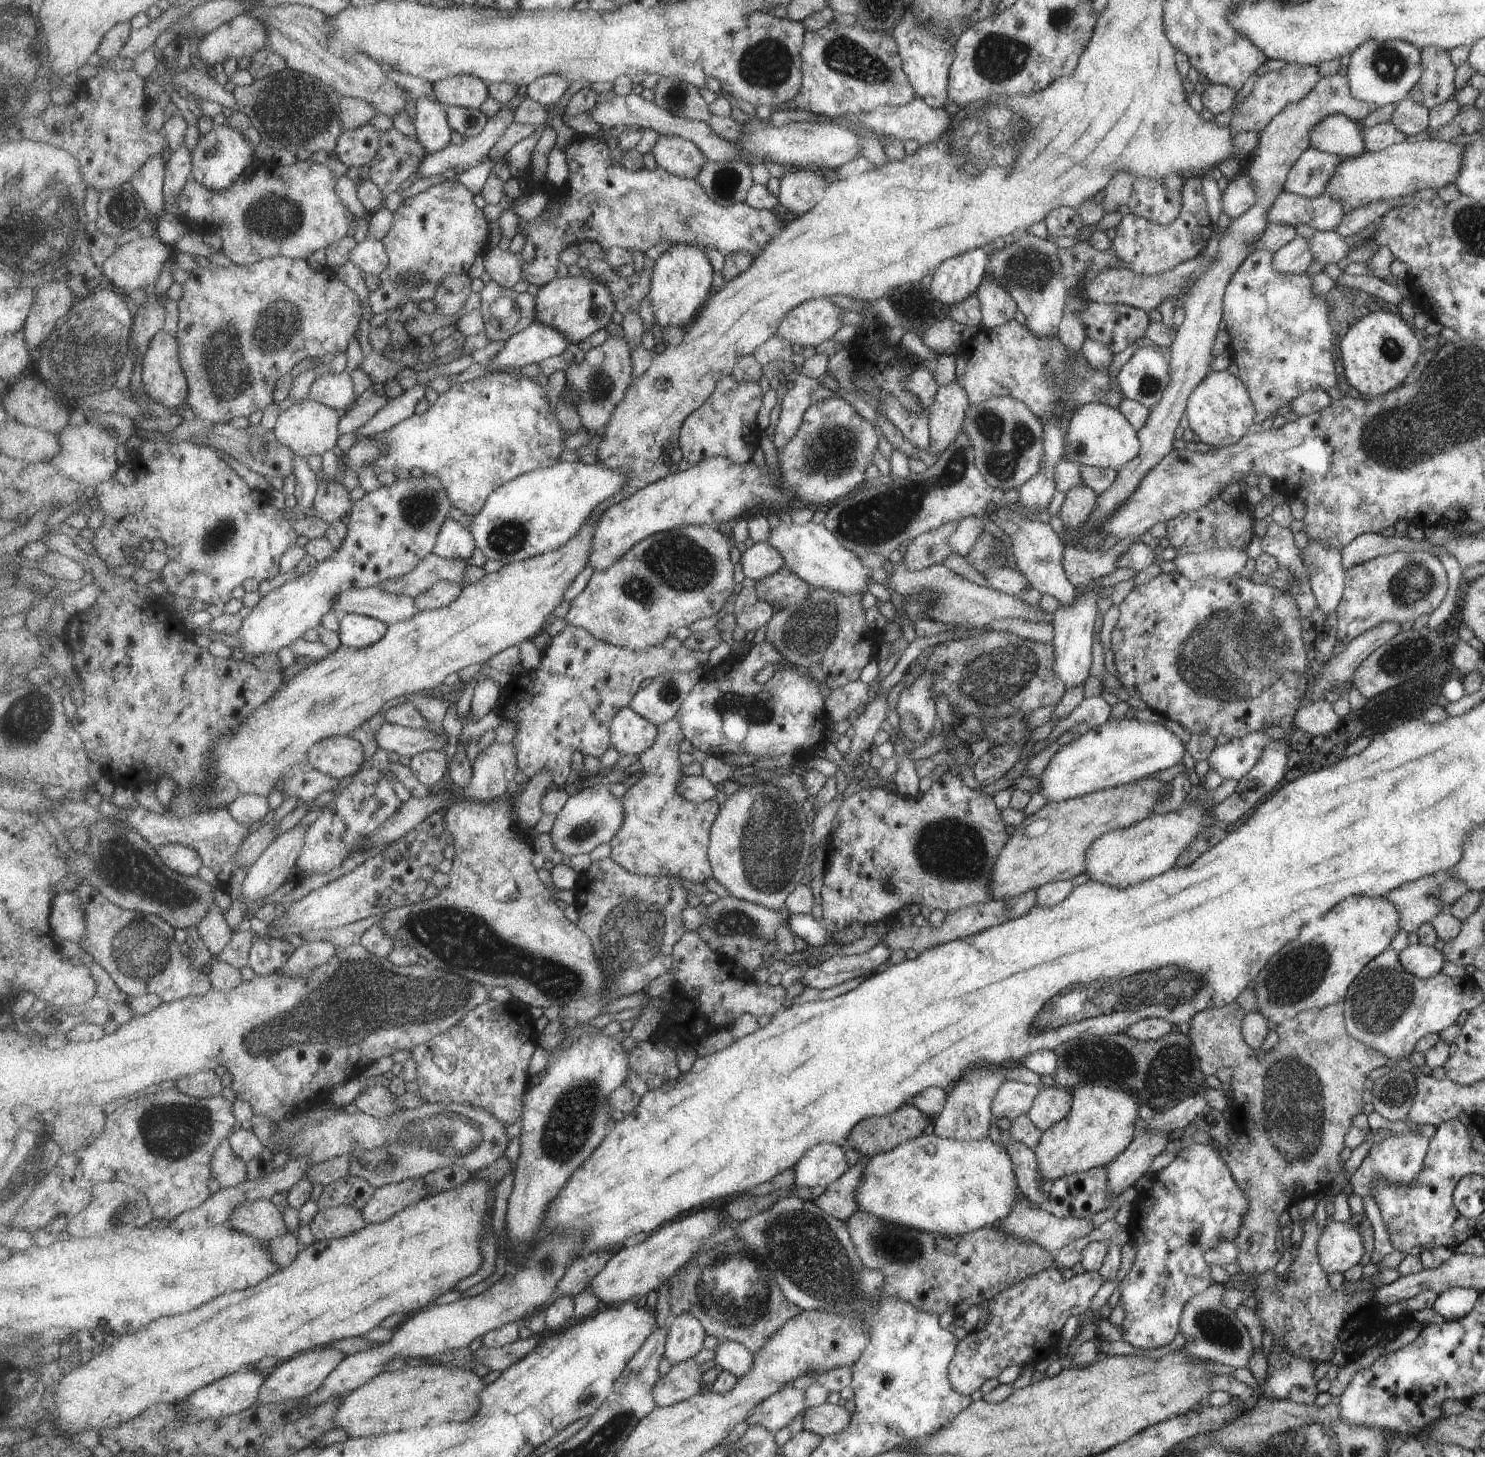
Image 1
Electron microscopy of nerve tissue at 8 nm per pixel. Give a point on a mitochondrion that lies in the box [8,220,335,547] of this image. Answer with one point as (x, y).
(233, 355)

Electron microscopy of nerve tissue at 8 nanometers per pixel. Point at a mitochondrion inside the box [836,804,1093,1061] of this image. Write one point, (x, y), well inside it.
(949, 848)

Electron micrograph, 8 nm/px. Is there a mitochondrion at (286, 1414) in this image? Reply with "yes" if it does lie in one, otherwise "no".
no

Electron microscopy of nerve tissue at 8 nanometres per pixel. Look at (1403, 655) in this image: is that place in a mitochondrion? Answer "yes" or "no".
yes

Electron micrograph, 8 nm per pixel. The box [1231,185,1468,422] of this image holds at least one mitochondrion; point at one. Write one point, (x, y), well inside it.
(1391, 349)

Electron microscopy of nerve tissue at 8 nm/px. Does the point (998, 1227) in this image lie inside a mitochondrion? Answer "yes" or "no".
no

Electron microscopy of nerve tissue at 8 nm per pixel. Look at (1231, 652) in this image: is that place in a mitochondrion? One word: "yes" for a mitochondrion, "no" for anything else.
yes

